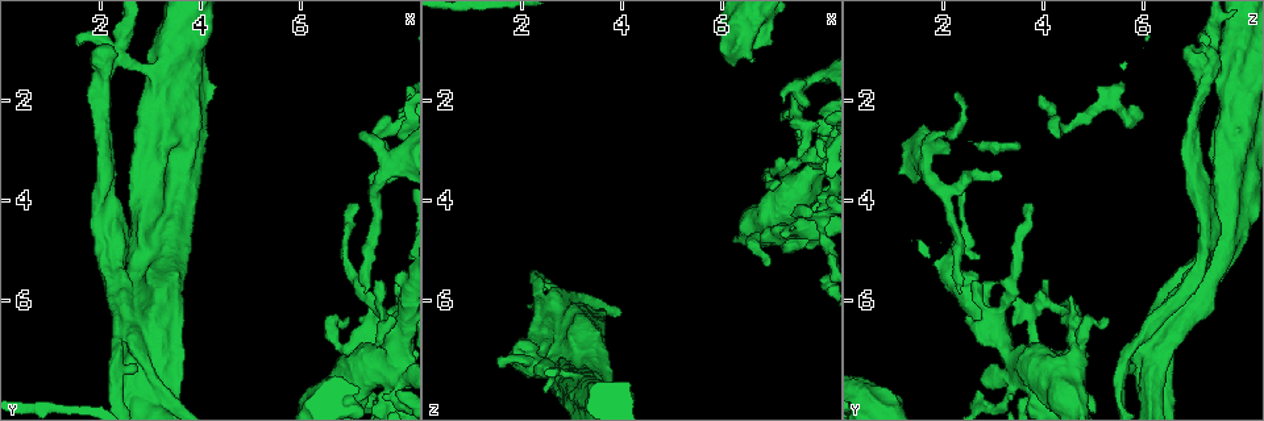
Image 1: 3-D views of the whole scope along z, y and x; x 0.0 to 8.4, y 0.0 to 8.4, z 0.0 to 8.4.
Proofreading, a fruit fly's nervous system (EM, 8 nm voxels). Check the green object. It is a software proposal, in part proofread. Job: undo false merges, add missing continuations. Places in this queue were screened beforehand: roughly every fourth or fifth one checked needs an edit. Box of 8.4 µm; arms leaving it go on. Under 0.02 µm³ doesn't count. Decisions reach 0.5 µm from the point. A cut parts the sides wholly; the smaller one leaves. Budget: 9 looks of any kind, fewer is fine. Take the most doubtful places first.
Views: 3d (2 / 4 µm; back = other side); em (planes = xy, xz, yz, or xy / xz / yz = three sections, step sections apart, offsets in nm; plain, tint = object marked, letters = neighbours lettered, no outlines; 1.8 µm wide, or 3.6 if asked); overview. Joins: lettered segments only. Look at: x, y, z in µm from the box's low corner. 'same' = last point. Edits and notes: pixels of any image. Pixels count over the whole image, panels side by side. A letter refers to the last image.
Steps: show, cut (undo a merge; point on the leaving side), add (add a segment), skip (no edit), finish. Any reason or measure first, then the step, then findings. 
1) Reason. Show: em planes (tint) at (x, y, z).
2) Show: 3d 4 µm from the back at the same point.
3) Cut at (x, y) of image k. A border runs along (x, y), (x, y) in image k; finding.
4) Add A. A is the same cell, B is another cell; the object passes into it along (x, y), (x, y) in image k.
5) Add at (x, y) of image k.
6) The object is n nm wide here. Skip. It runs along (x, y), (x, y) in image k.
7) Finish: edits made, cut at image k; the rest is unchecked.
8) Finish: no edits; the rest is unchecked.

Three-way junction. Show: em planes (letters) at (2.30, 1.05, 7.25).

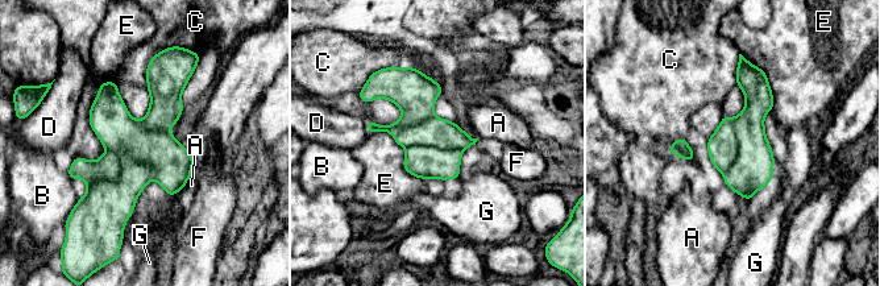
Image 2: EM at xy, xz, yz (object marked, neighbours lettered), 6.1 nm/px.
The object is 360 nm wide here. Skip. A, B, C, D, E, F and G are other cells; a border runs along (194, 161), (190, 178), (173, 197) in image 2; one cell here.

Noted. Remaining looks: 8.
Thick turns thin. Show: em 3.6 µm xy step 8 (tint) at (7.70, 7.55, 3.90).

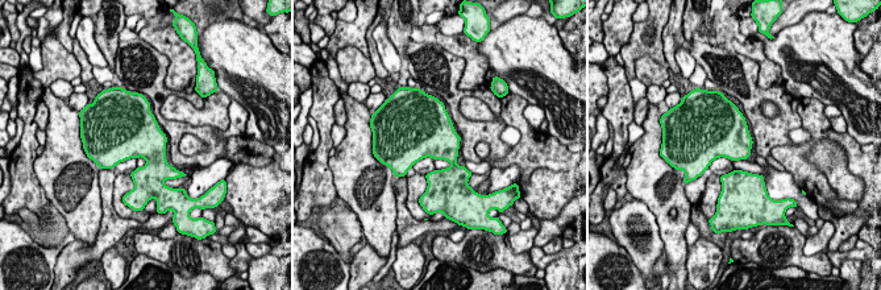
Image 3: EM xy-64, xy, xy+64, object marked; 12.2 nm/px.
Show: em 3.6 µm planes (letters) at the same point.

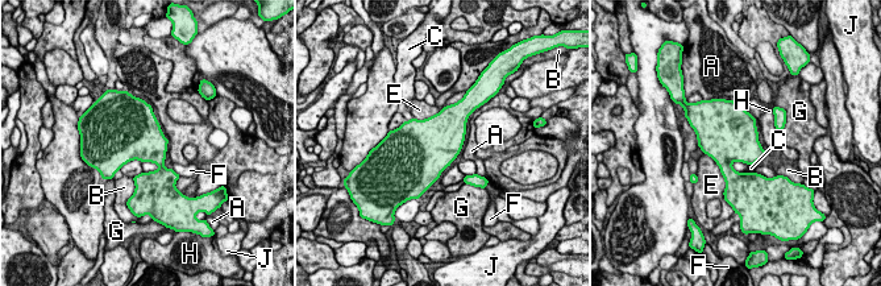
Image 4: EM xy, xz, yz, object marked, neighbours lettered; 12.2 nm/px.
The longest contact is with E, 550 nm. Skip. A, B, C, E, F, G, H and J are other cells; a border runs along (141, 161), (128, 161), (119, 169) in image 4; all the same cell.

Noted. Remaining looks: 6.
Branch stops here. Show: em 3.6 µm planes (letters) at (7.55, 3.60, 3.15).

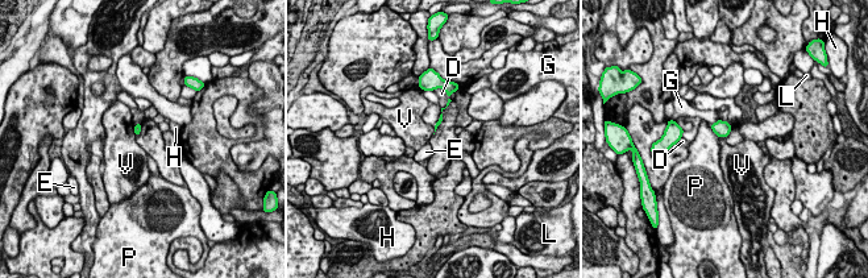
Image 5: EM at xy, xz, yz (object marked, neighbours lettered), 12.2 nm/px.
Skip. D, E, G, H, L, P and V are other cells; a border runs along (133, 125), (136, 135) in image 5; no lettered segment goes on from it.

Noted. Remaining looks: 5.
Show: em 3.6 µm planes (letters) at (7.30, 5.85, 2.30).

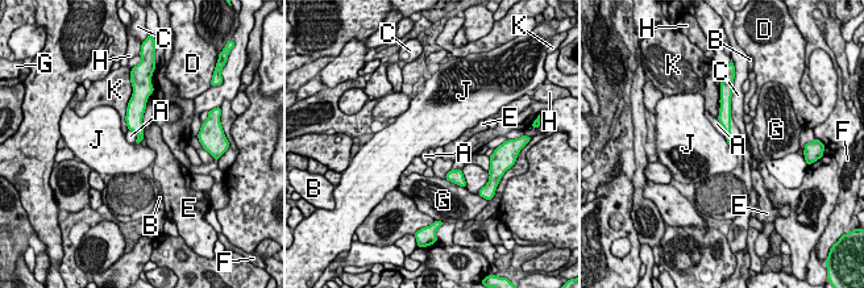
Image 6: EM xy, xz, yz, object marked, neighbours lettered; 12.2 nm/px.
Skip. A, B, C, D, E, F, G, H, J and K are other cells; no lettered segment goes on from it.

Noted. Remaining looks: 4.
Finish: no edits; the rest is unchecked.

